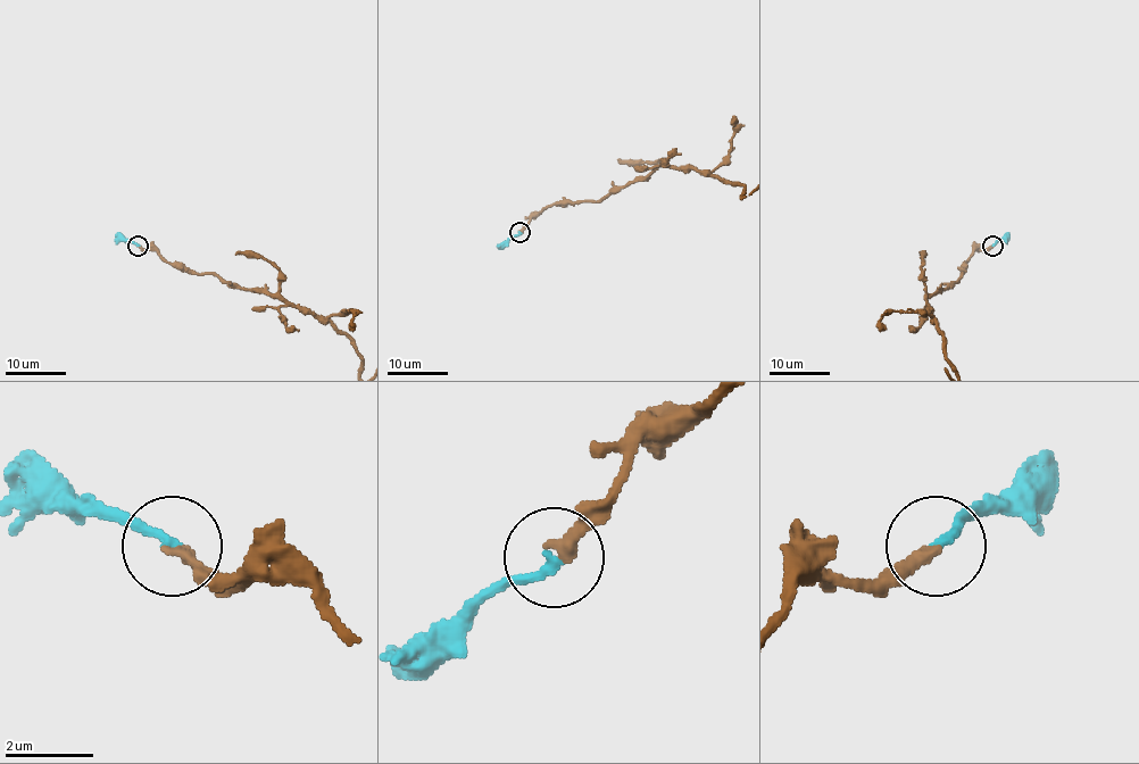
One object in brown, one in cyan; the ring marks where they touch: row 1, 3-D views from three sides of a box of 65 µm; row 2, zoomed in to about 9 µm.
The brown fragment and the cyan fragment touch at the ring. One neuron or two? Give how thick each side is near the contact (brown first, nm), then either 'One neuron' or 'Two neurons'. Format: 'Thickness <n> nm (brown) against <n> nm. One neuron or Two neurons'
Thickness 280 nm (brown) against 200 nm. One neuron

